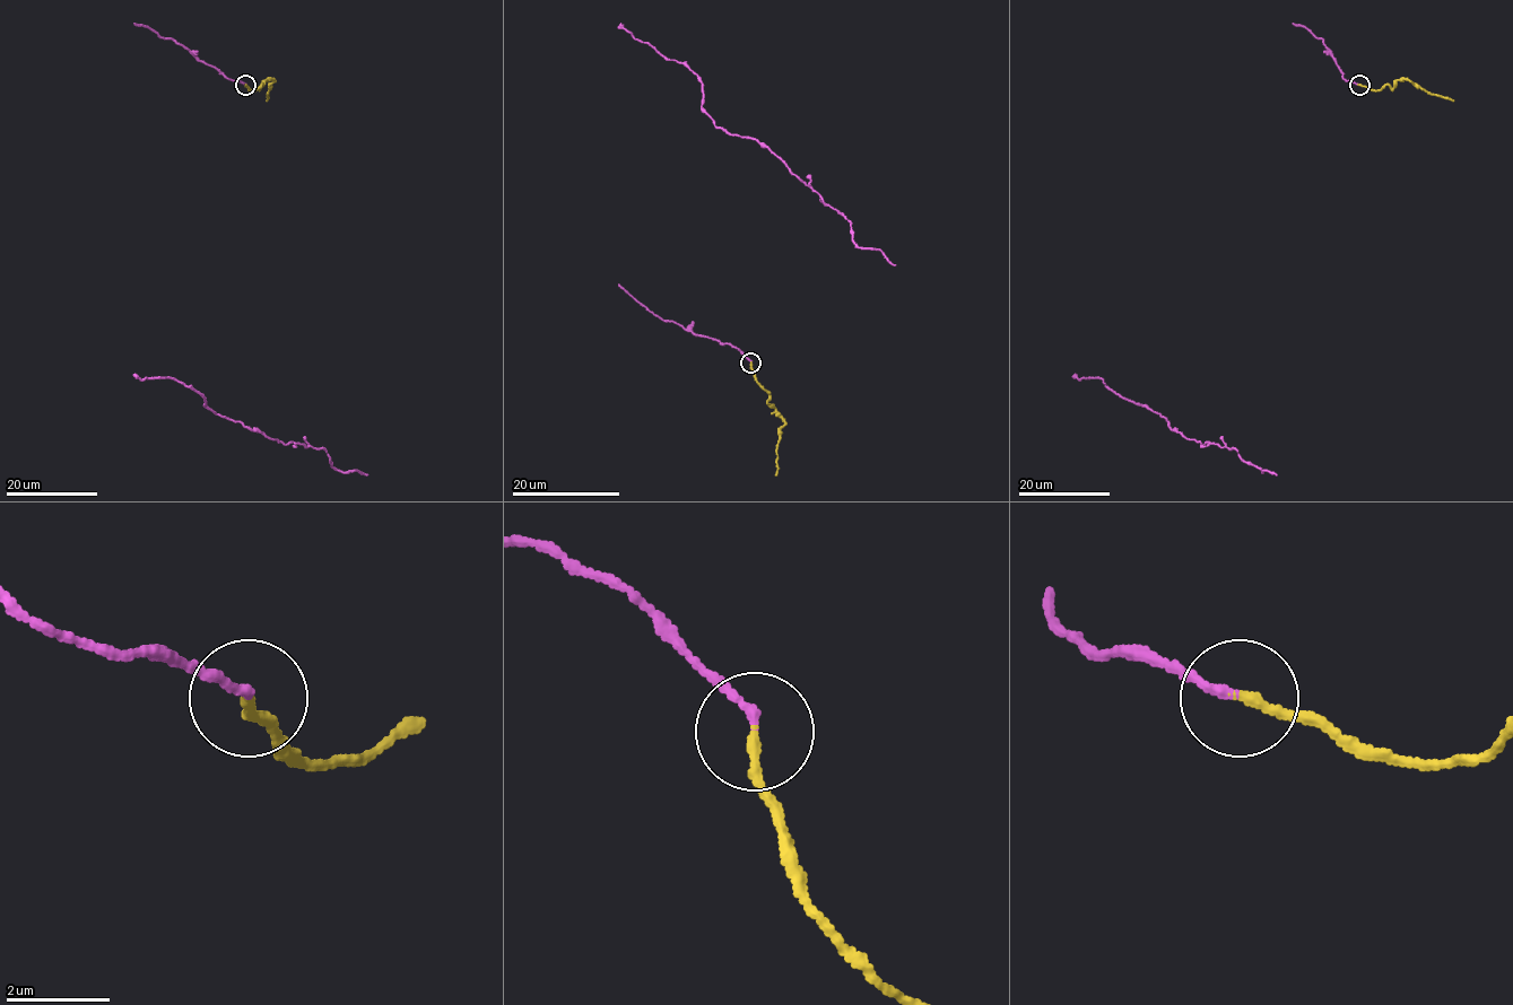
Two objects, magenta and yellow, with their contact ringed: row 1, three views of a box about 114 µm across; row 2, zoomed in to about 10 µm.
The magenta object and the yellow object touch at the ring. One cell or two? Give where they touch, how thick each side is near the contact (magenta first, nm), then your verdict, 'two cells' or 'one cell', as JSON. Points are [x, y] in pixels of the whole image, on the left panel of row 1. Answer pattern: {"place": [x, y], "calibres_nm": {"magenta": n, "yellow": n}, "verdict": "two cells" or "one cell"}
{"place": [245, 85], "calibres_nm": {"magenta": 160, "yellow": 200}, "verdict": "two cells"}

